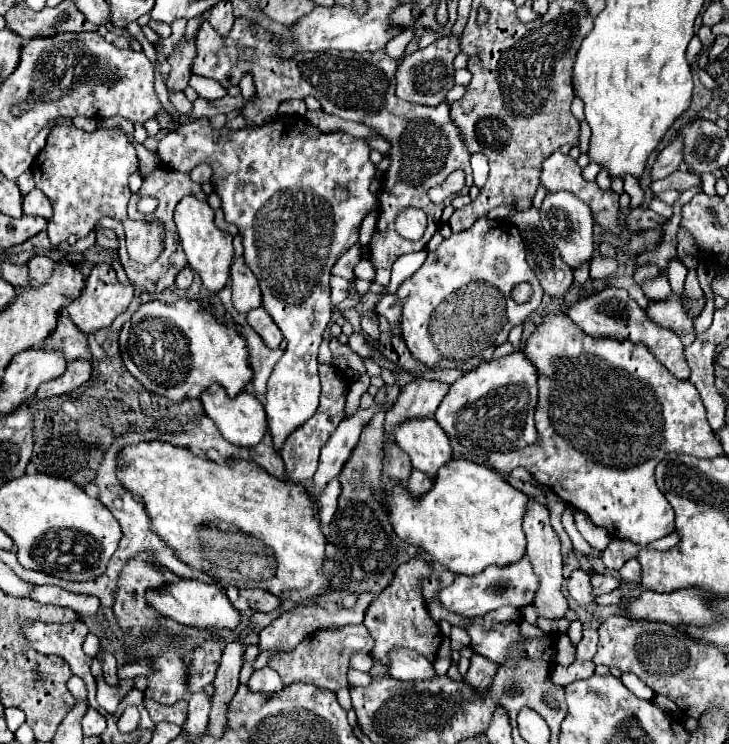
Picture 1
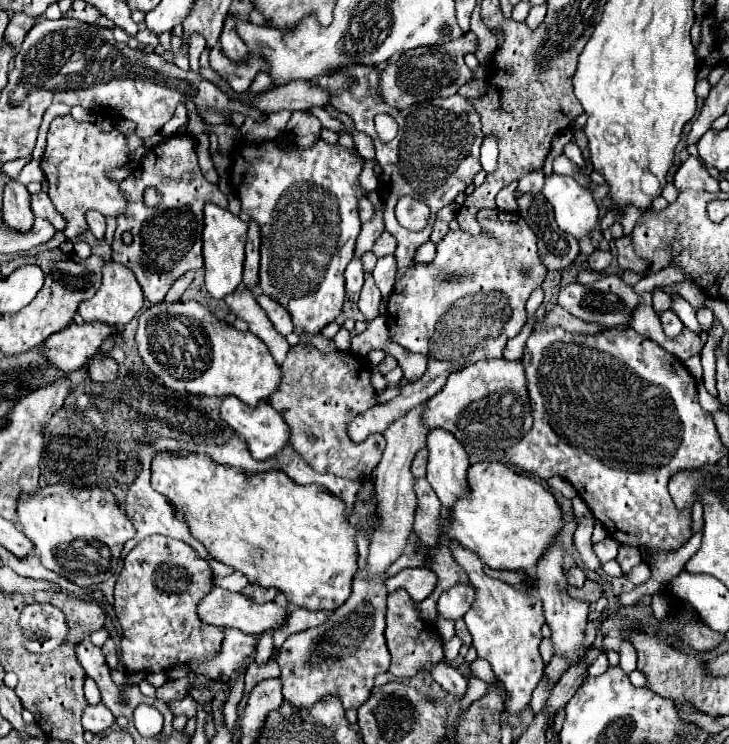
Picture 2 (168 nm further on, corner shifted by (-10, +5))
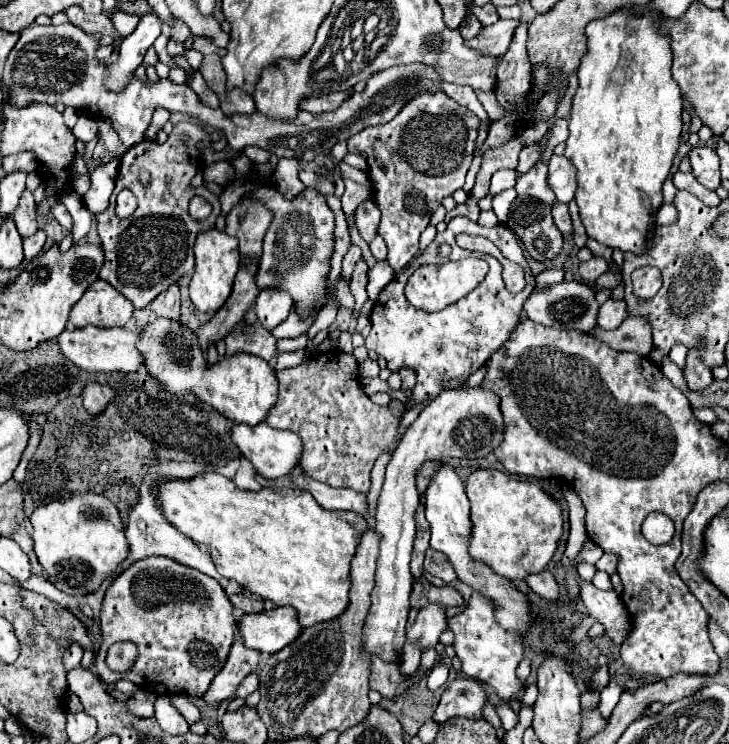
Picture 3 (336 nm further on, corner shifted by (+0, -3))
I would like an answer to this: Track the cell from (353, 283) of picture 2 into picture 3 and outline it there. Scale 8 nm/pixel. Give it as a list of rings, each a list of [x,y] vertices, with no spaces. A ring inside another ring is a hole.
[[[350,244],[346,256],[344,256],[344,262],[342,262],[342,276],[348,280],[352,276],[352,268],[354,268],[354,262],[362,258],[362,250],[356,246],[356,244]]]

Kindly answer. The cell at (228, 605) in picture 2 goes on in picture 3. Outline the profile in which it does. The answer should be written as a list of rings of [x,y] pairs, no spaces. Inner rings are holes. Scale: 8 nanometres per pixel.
[[[206,472],[192,480],[174,480],[162,482],[156,486],[158,502],[166,518],[190,540],[202,544],[210,550],[210,556],[224,578],[236,580],[246,592],[270,600],[280,608],[270,612],[246,614],[240,620],[240,636],[248,648],[258,652],[276,654],[290,642],[294,642],[302,626],[314,626],[316,622],[326,622],[338,618],[350,604],[350,560],[356,554],[362,534],[370,528],[368,520],[356,512],[338,512],[324,510],[304,490],[286,490],[286,488],[262,488],[260,492],[238,490],[232,480]]]

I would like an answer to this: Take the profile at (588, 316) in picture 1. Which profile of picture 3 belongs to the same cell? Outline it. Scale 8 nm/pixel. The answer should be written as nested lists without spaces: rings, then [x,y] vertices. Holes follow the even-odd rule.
[[[560,282],[550,284],[542,292],[532,292],[524,302],[524,314],[528,320],[548,326],[548,328],[564,328],[564,330],[580,330],[590,332],[596,326],[598,304],[594,298],[594,290],[582,282]]]

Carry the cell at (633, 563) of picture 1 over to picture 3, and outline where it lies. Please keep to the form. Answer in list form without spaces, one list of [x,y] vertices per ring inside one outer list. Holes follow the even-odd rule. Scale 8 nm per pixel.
[[[606,552],[606,554],[596,562],[596,568],[598,568],[598,570],[604,570],[604,572],[608,572],[608,574],[614,574],[614,572],[616,572],[616,564],[618,564],[618,556]]]

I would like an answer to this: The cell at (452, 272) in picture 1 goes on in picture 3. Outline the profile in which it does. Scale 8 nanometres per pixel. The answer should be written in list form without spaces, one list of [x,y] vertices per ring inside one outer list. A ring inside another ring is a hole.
[[[454,218],[448,224],[446,232],[438,234],[432,240],[432,244],[412,264],[408,264],[408,268],[404,268],[404,272],[398,272],[394,276],[394,280],[380,292],[380,296],[374,304],[374,310],[370,314],[372,330],[366,338],[366,348],[374,350],[378,356],[386,358],[387,368],[392,372],[402,367],[412,368],[416,372],[418,382],[410,396],[412,406],[416,406],[424,398],[436,398],[442,390],[458,388],[460,384],[464,384],[470,374],[474,374],[480,366],[486,364],[486,360],[492,352],[496,352],[504,346],[504,340],[508,340],[508,332],[512,332],[512,328],[520,322],[522,304],[530,296],[534,286],[536,286],[536,280],[530,272],[530,266],[522,254],[522,248],[518,244],[514,232],[508,226],[498,224],[494,228],[482,228],[480,224],[470,222],[466,218]],[[460,232],[478,234],[478,236],[492,240],[500,248],[504,258],[520,264],[526,274],[524,290],[520,290],[518,294],[508,292],[502,282],[500,262],[496,258],[480,254],[480,252],[462,250],[454,240],[456,234],[460,234]],[[442,242],[450,244],[450,248],[452,248],[452,252],[448,256],[440,256],[440,252],[438,252]],[[462,258],[484,258],[488,262],[490,270],[488,270],[486,278],[480,282],[480,286],[476,286],[470,294],[466,294],[456,304],[452,304],[440,312],[424,312],[424,310],[418,310],[412,304],[408,304],[408,300],[404,298],[404,286],[418,266],[444,264],[444,262],[462,260]]]

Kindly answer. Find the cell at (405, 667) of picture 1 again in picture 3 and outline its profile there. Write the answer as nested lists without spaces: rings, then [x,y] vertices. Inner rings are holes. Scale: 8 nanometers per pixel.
[[[456,678],[444,690],[440,704],[432,716],[434,722],[444,722],[454,716],[464,716],[470,720],[482,720],[482,710],[488,702],[484,686],[472,678]]]

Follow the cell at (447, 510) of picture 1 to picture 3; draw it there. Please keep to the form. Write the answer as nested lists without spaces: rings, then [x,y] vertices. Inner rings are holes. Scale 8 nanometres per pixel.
[[[476,470],[466,480],[466,494],[472,504],[474,530],[470,540],[470,556],[474,560],[488,564],[496,574],[514,582],[520,582],[524,580],[524,576],[536,574],[546,568],[562,536],[562,508],[550,494],[542,490],[538,482],[518,480],[516,476],[504,474],[500,470]]]

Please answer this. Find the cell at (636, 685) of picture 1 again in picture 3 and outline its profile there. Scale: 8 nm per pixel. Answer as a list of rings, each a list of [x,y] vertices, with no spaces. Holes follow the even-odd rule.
[[[612,678],[610,684],[608,684],[608,686],[602,690],[602,694],[600,694],[600,706],[598,706],[598,710],[600,710],[600,716],[602,716],[604,720],[610,718],[610,712],[612,712],[614,704],[618,702],[620,694],[622,694],[622,688],[620,688],[618,680]]]

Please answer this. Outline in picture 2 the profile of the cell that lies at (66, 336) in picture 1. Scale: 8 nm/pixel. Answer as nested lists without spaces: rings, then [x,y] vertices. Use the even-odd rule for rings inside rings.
[[[96,354],[88,360],[88,374],[94,382],[102,382],[102,384],[108,384],[114,380],[118,372],[118,364],[114,358],[106,356],[106,354]]]

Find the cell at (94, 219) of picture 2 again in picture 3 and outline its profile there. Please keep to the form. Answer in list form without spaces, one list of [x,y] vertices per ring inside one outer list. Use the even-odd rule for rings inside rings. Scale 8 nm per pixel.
[[[54,204],[54,208],[50,210],[50,214],[52,214],[52,216],[54,216],[66,230],[72,228],[72,218],[70,218],[68,210],[64,208],[64,204]]]

